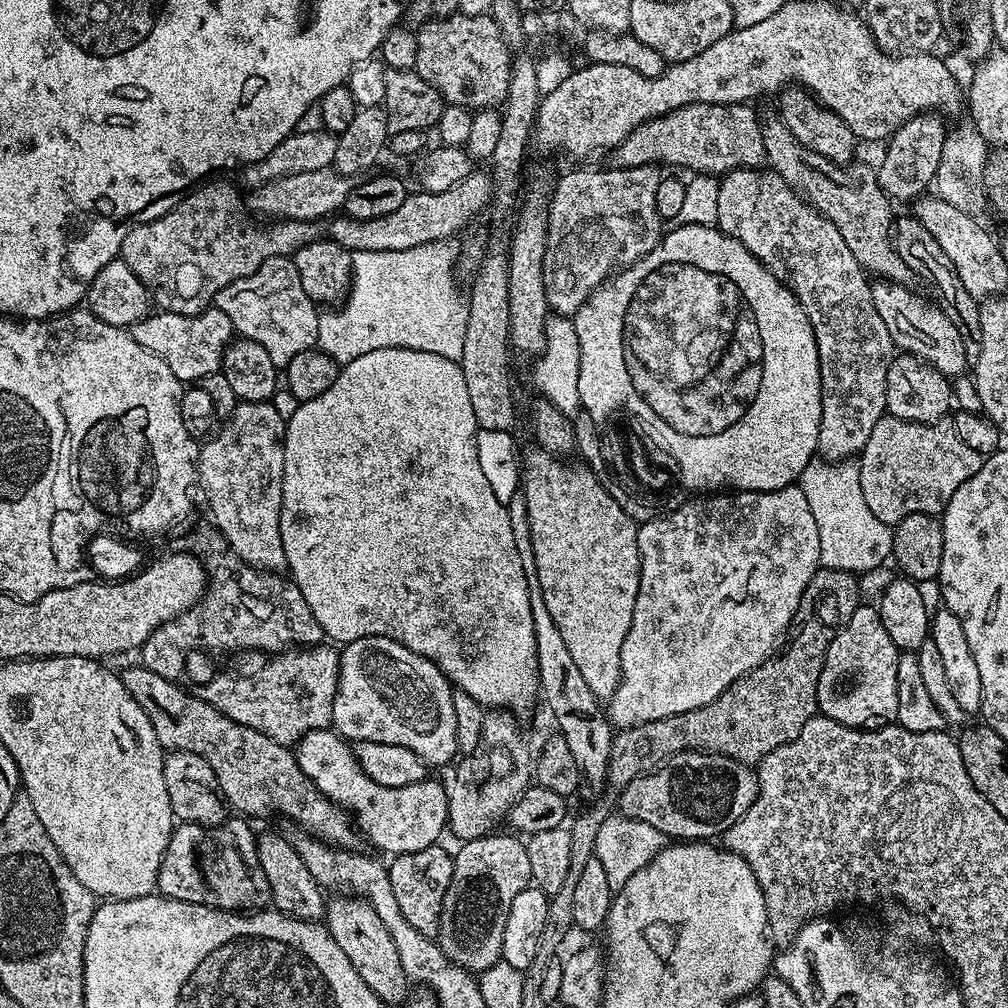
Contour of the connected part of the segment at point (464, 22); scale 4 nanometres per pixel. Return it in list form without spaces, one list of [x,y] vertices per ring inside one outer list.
[[[453,14],[431,19],[416,32],[417,74],[440,91],[445,105],[461,110],[488,110],[499,105],[507,94],[514,56],[491,16]]]

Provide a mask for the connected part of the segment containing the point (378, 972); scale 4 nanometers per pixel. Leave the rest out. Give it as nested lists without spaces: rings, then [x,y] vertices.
[[[336,894],[326,904],[326,927],[328,932],[338,942],[342,954],[350,958],[354,970],[358,970],[358,978],[378,994],[390,1006],[403,1005],[407,999],[406,994],[410,981],[408,975],[402,970],[398,950],[394,947],[394,940],[386,926],[382,926],[382,918],[374,914],[374,906],[367,900],[355,894]]]

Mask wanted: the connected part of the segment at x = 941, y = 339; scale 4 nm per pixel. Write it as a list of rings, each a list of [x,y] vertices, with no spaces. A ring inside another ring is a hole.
[[[883,278],[872,284],[874,310],[878,310],[882,322],[886,322],[886,330],[890,330],[893,345],[901,353],[926,361],[943,376],[951,378],[961,375],[970,362],[966,358],[966,346],[962,346],[962,338],[958,335],[954,322],[946,318],[939,303],[933,302],[927,295],[919,296],[914,289],[915,287],[907,284],[898,284],[895,280]]]

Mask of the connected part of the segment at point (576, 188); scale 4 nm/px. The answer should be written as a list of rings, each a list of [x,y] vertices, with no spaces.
[[[644,164],[640,168],[614,168],[608,166],[605,169],[605,172],[568,172],[561,180],[559,177],[555,181],[552,190],[552,199],[548,202],[548,241],[544,250],[544,293],[548,299],[549,309],[553,313],[567,318],[575,317],[576,311],[584,305],[588,297],[617,270],[627,269],[636,261],[651,257],[662,239],[662,221],[656,209],[658,182],[662,179],[661,169],[655,164]]]

